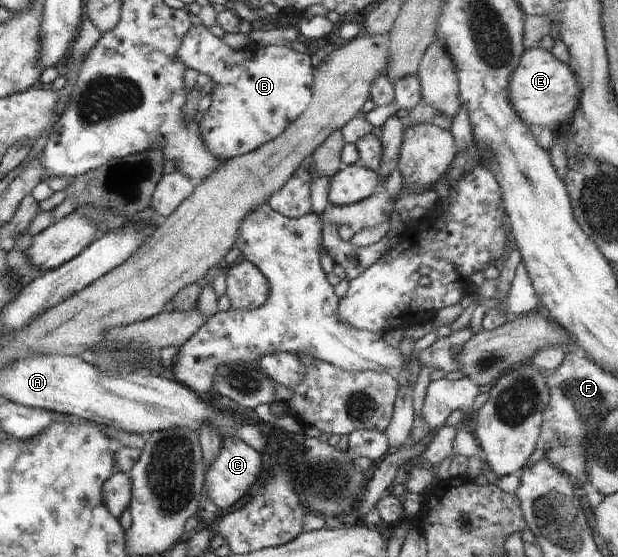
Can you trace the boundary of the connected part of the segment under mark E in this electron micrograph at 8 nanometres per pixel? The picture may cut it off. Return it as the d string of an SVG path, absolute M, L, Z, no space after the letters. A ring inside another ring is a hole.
M543 48L526 49L522 53L517 69L509 78L508 100L512 103L519 119L522 119L527 126L534 123L549 128L555 124L566 124L578 106L580 87L572 69Z

